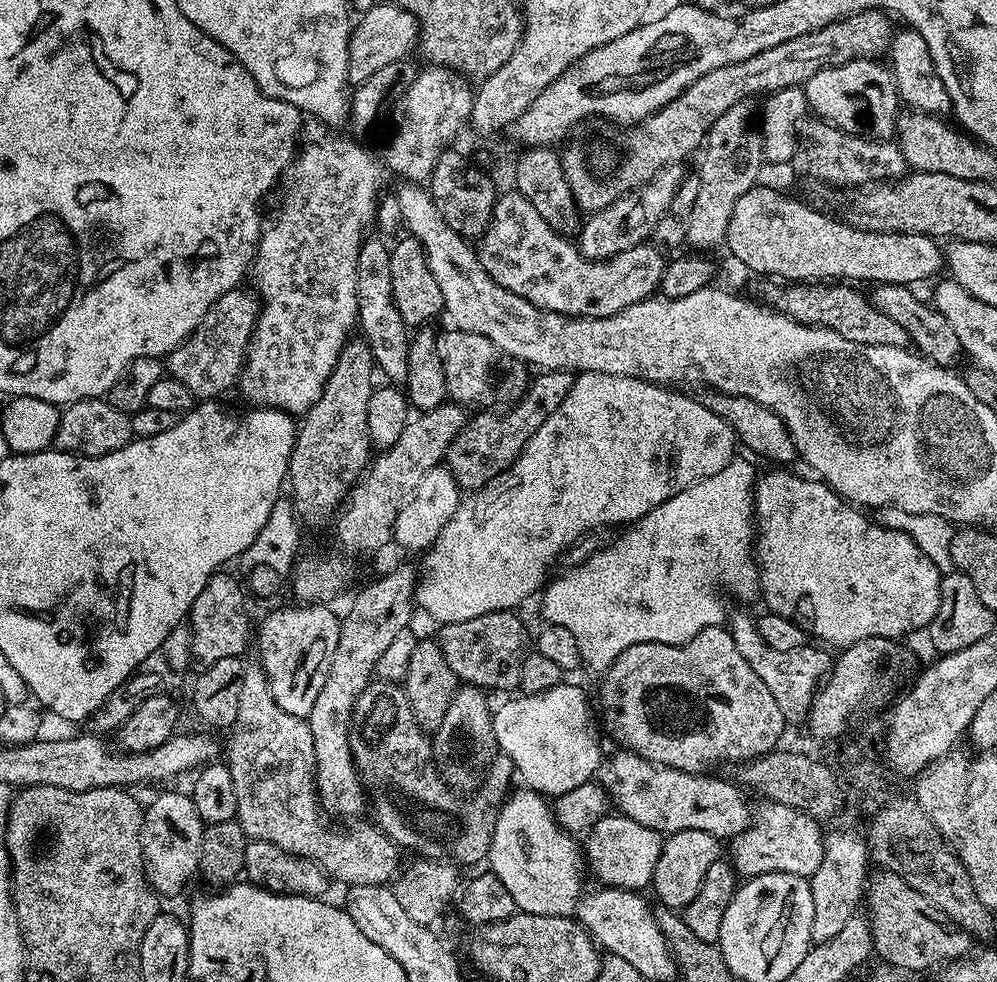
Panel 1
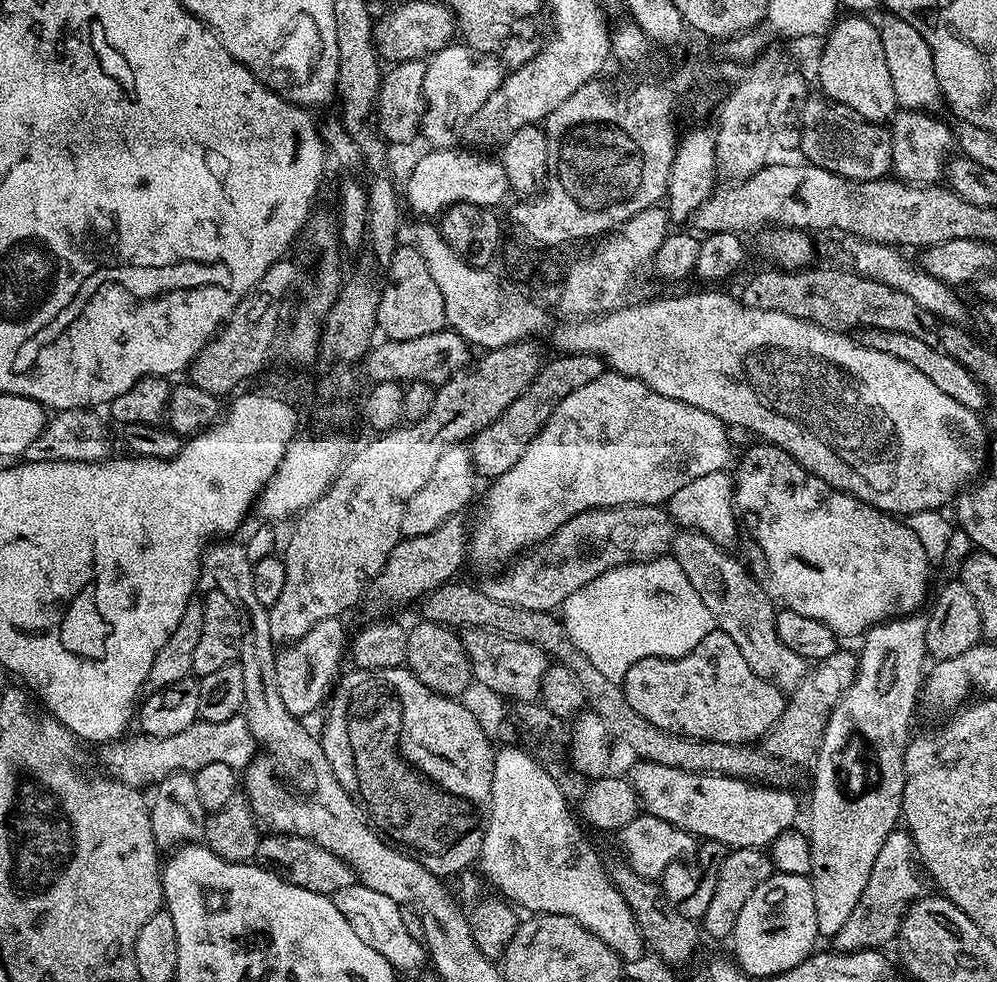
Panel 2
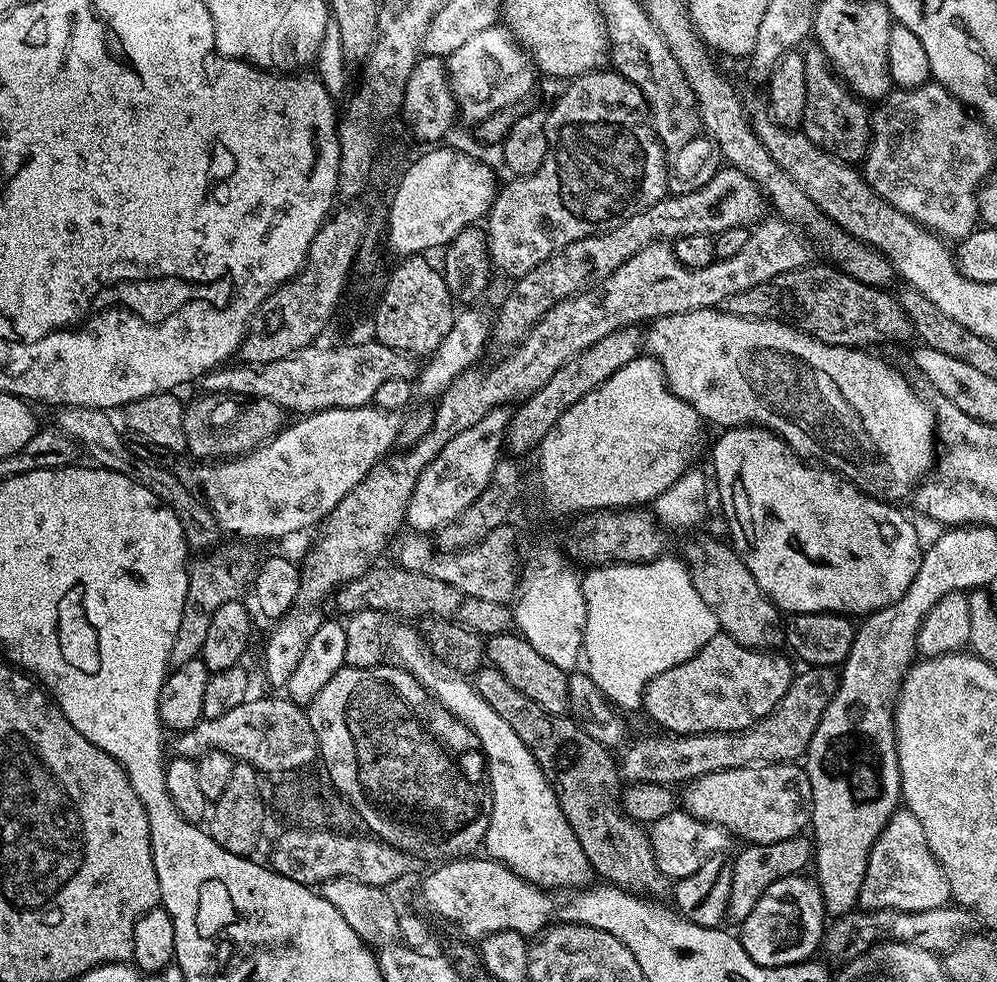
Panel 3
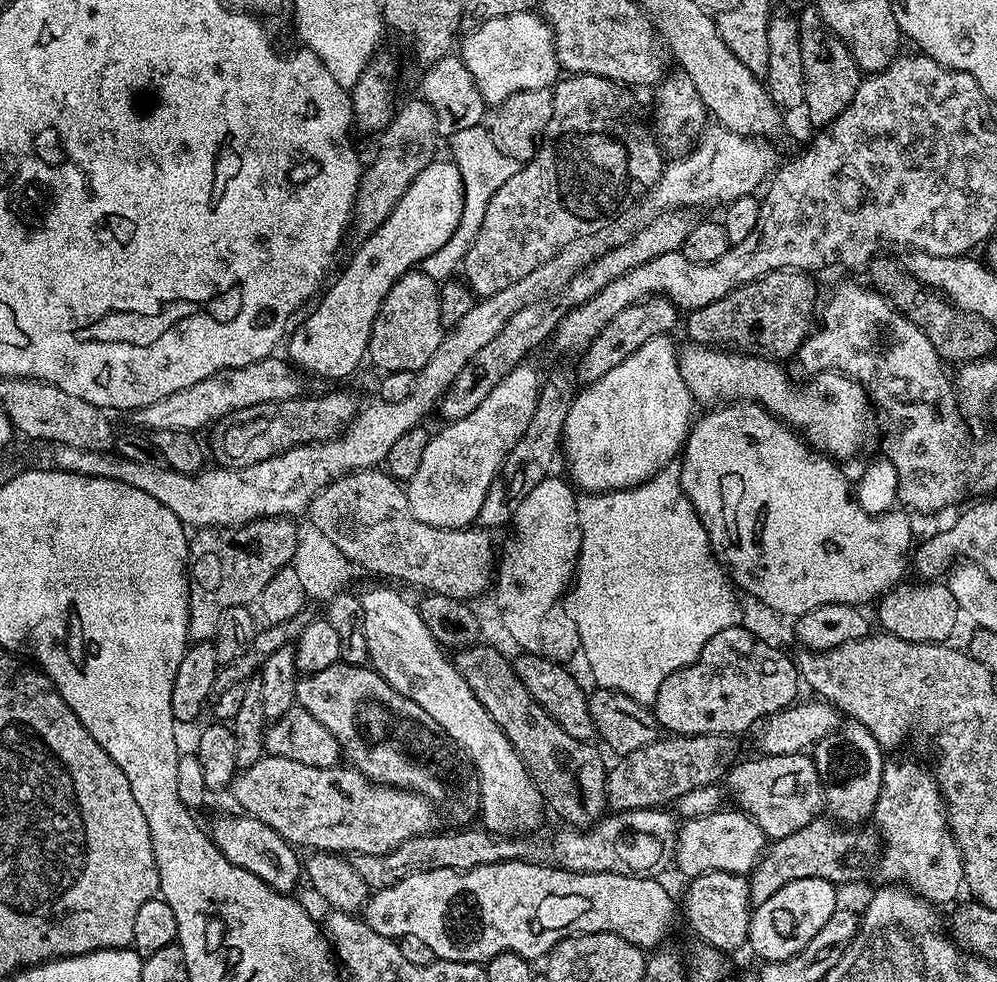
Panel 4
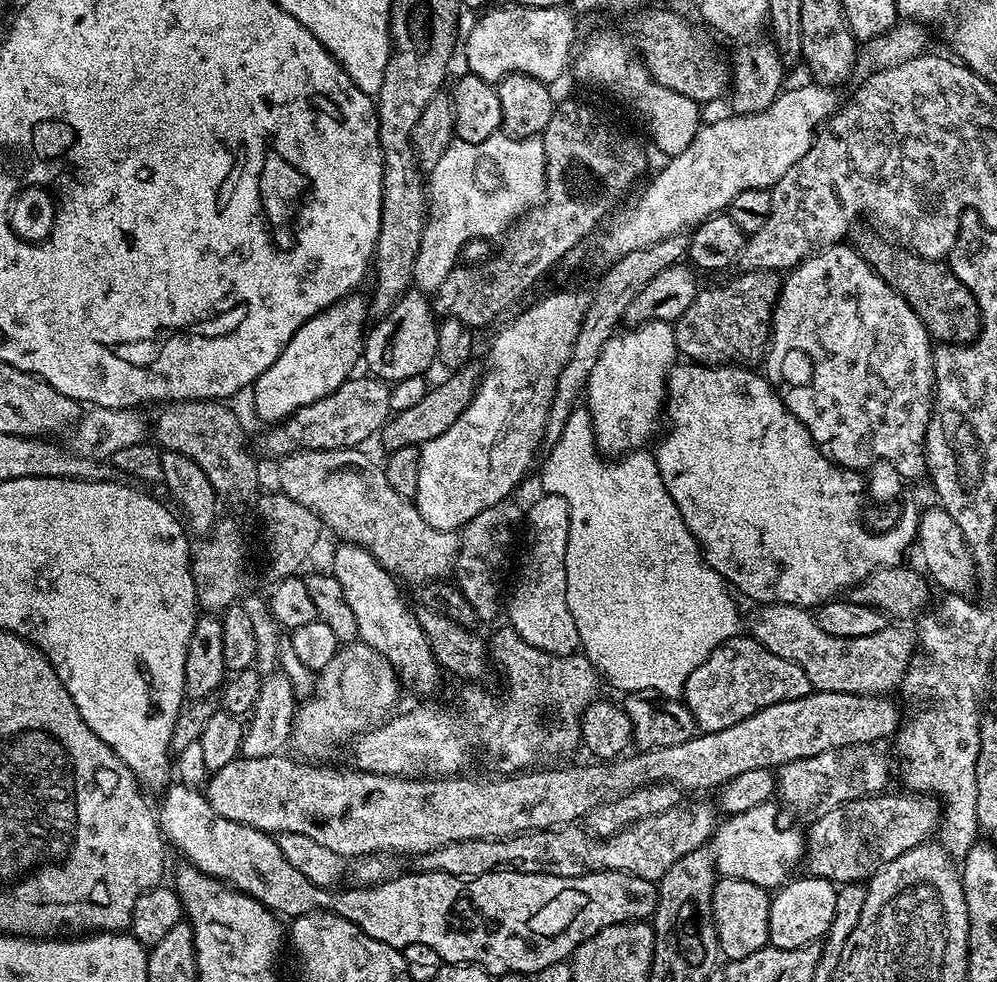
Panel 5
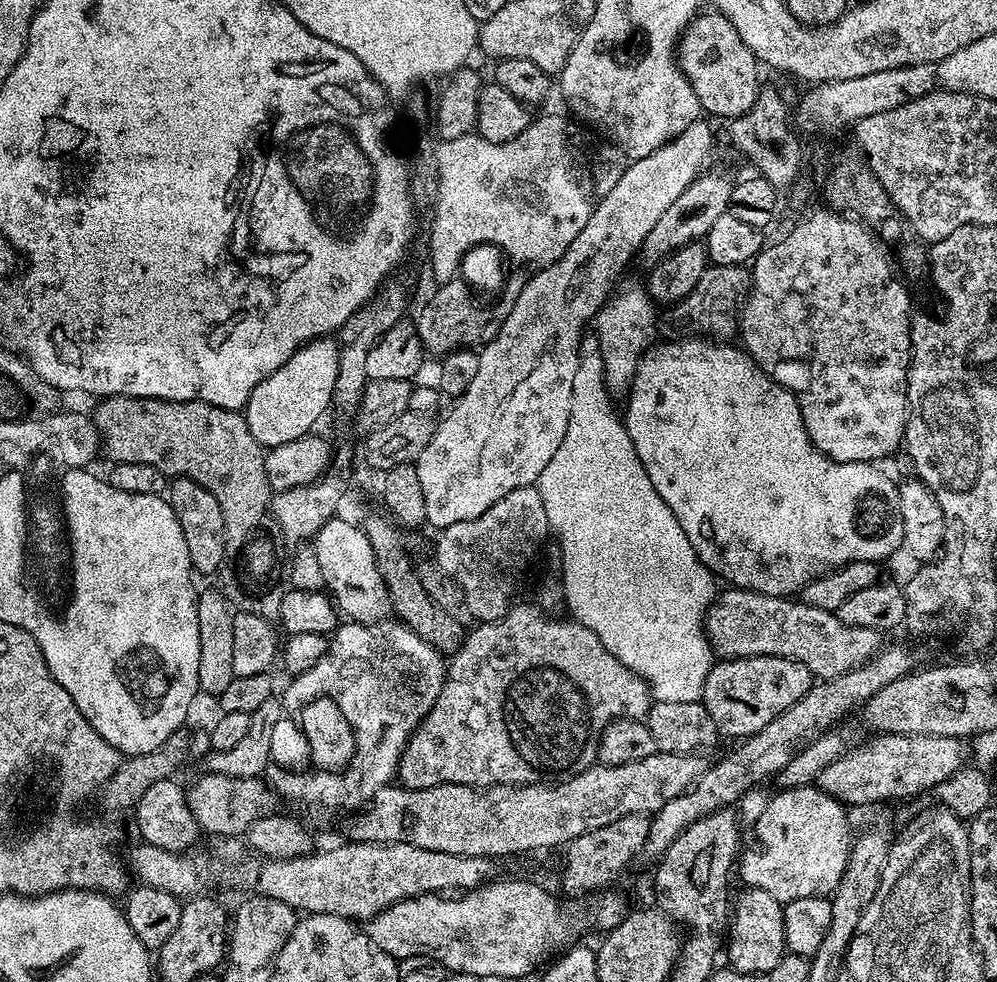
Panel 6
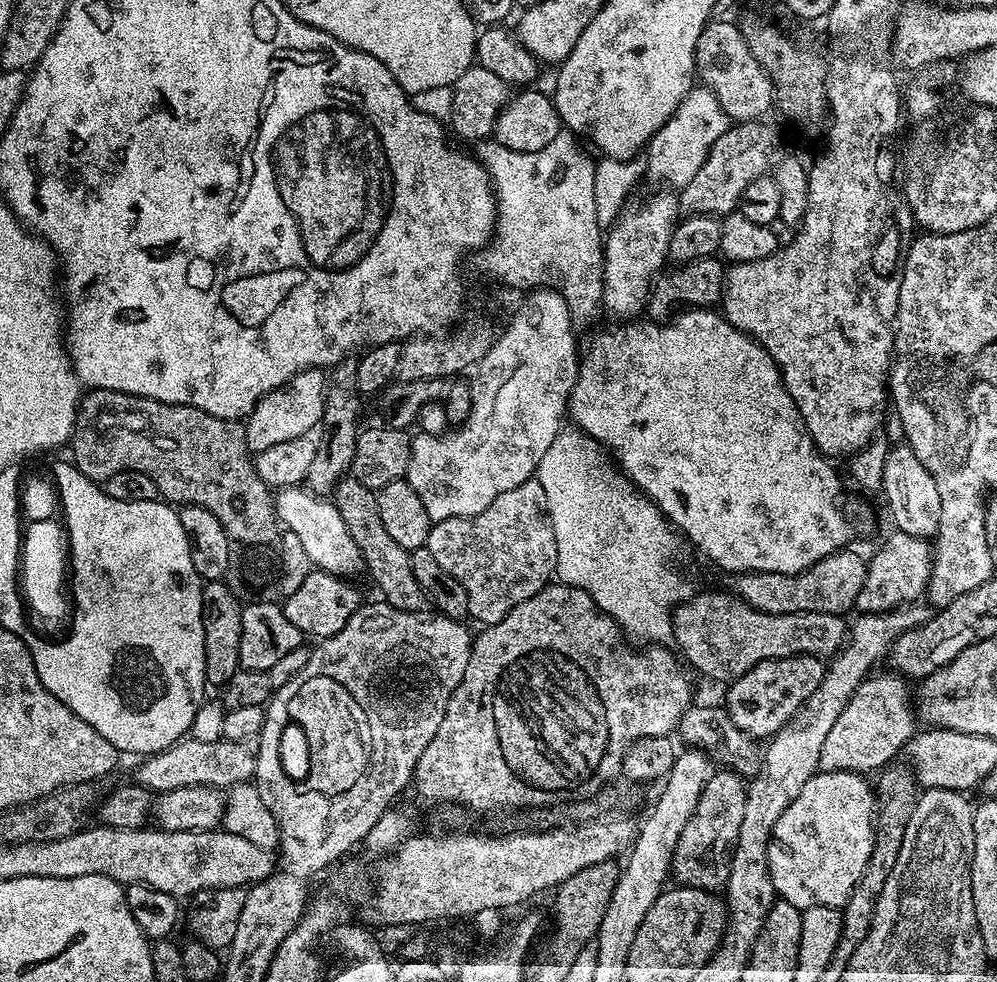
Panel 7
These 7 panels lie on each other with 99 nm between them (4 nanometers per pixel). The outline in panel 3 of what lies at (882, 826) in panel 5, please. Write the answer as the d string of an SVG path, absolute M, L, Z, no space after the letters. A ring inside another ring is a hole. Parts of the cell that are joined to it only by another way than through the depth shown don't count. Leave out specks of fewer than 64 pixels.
M801 834L794 838L786 838L782 842L770 842L769 844L748 844L737 854L736 860L731 861L732 881L730 882L730 894L728 895L728 910L726 913L729 921L733 920L736 926L743 925L745 918L758 906L758 898L787 876L801 875L804 867L811 865L814 860L814 844L807 835Z

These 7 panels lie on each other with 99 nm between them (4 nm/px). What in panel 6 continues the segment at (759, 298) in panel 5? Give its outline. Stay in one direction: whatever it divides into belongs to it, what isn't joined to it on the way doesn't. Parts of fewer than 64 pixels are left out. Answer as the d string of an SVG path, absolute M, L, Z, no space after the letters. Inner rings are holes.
M712 264L704 271L692 293L671 309L672 324L676 328L689 328L692 331L689 333L717 342L731 341L738 332L738 305L747 297L749 287L747 267Z

